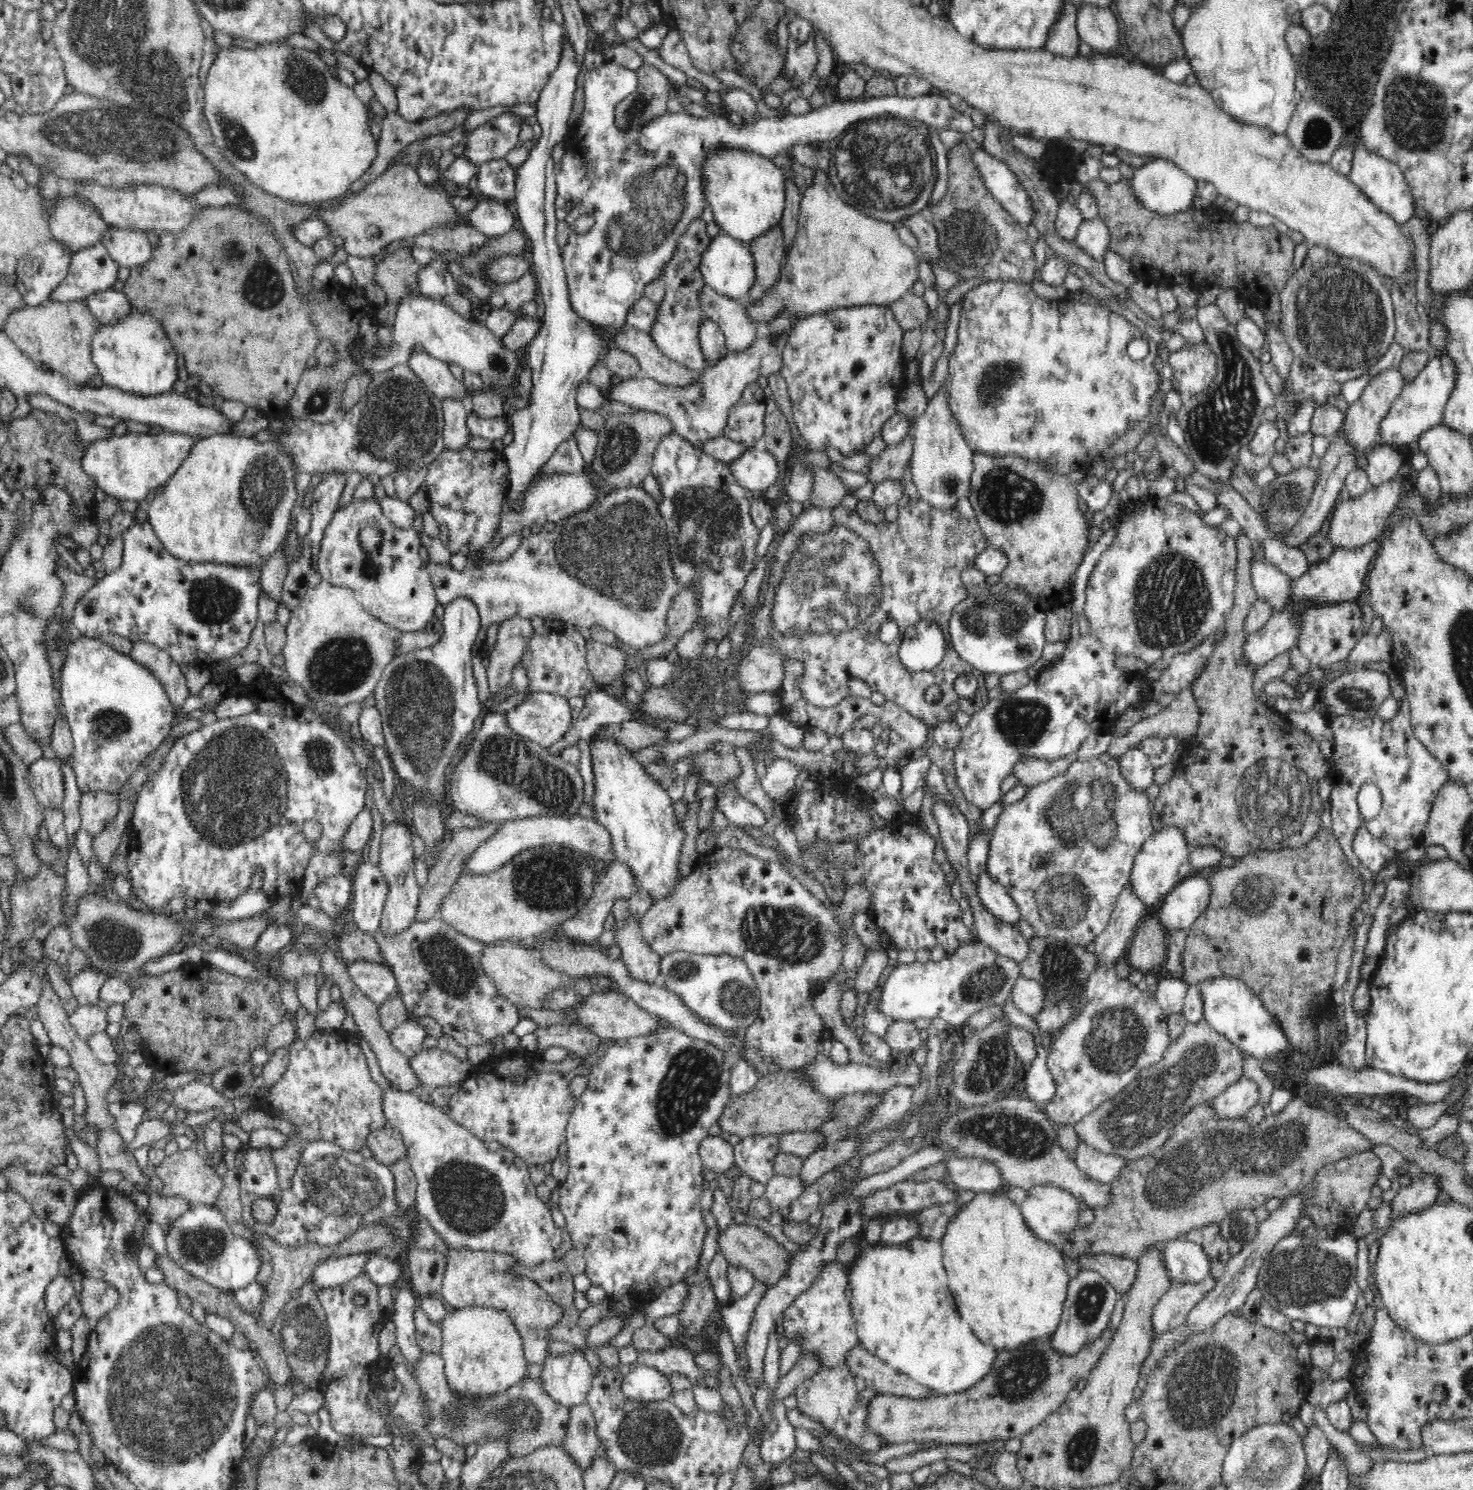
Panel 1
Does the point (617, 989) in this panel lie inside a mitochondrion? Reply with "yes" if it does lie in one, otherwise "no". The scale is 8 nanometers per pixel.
no

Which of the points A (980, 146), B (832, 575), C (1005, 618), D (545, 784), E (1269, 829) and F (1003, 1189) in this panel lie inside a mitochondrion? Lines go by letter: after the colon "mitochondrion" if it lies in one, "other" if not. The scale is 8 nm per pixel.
A: other
B: mitochondrion
C: mitochondrion
D: mitochondrion
E: mitochondrion
F: other

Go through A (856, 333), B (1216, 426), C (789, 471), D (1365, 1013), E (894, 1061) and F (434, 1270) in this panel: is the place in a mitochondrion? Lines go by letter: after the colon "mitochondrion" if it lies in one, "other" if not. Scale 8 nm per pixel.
A: other
B: mitochondrion
C: other
D: other
E: other
F: other

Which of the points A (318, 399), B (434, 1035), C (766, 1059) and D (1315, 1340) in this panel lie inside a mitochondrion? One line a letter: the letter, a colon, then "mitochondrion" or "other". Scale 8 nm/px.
A: mitochondrion
B: other
C: other
D: other

